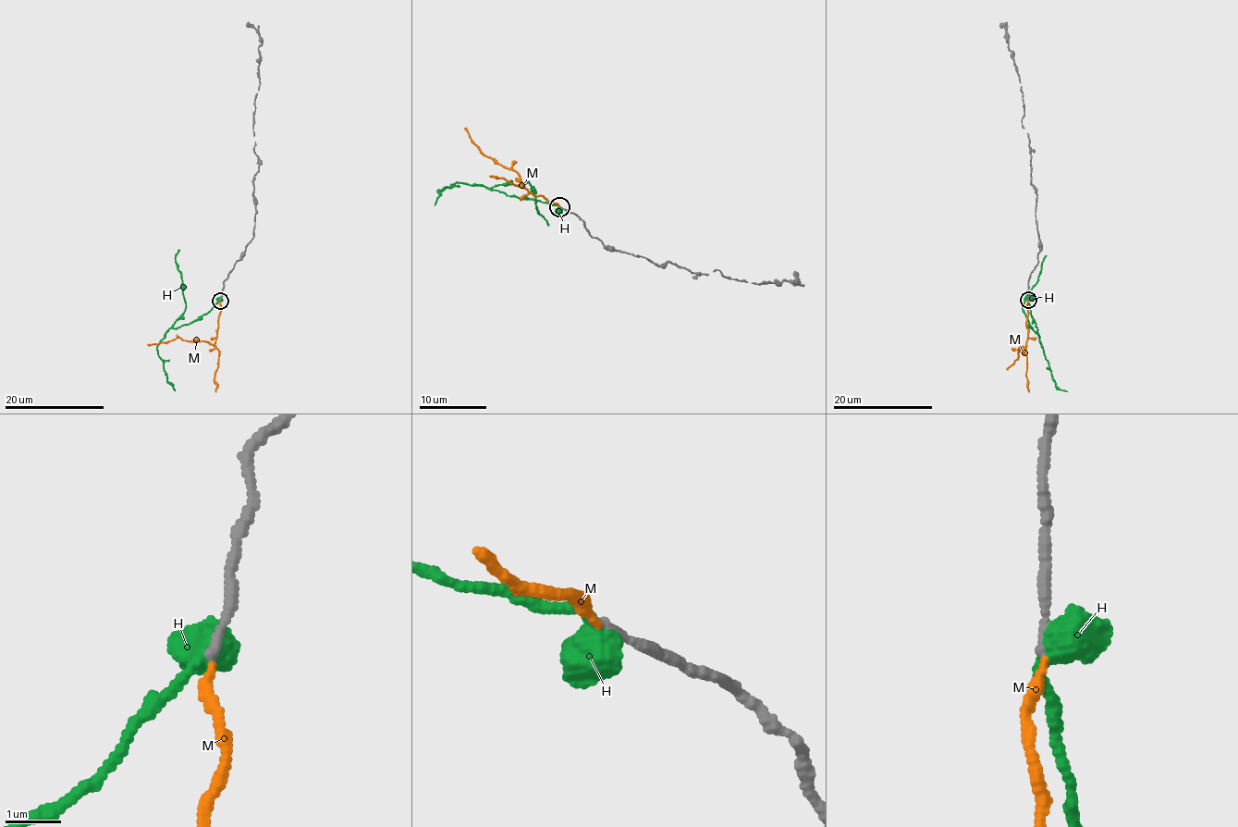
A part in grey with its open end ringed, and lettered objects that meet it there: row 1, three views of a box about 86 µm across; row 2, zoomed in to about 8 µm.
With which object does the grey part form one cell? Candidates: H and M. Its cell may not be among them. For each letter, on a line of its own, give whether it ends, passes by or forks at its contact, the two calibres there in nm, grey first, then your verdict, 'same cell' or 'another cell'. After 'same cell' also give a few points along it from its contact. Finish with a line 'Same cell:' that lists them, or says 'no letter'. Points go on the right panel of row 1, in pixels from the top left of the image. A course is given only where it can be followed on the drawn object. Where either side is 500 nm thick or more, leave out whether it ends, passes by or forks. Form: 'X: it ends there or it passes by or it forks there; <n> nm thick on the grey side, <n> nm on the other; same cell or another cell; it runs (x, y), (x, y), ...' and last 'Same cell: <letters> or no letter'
H: 170 nm thick on the grey side, 750 nm on the other; another cell
M: it ends there; 130 nm thick on the grey side, 170 nm on the other; same cell; it runs (1029, 300), (1025, 324), (1028, 339), (1025, 346), (1019, 348), (1016, 358), (1007, 369)
Same cell: M

